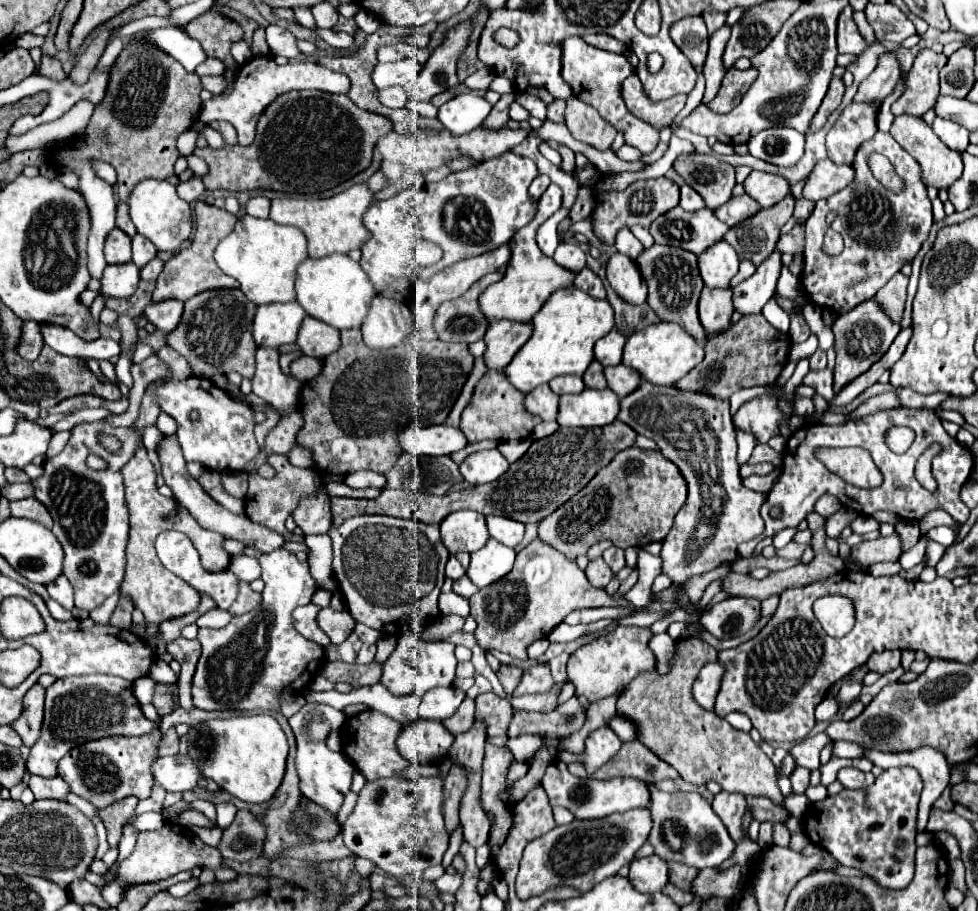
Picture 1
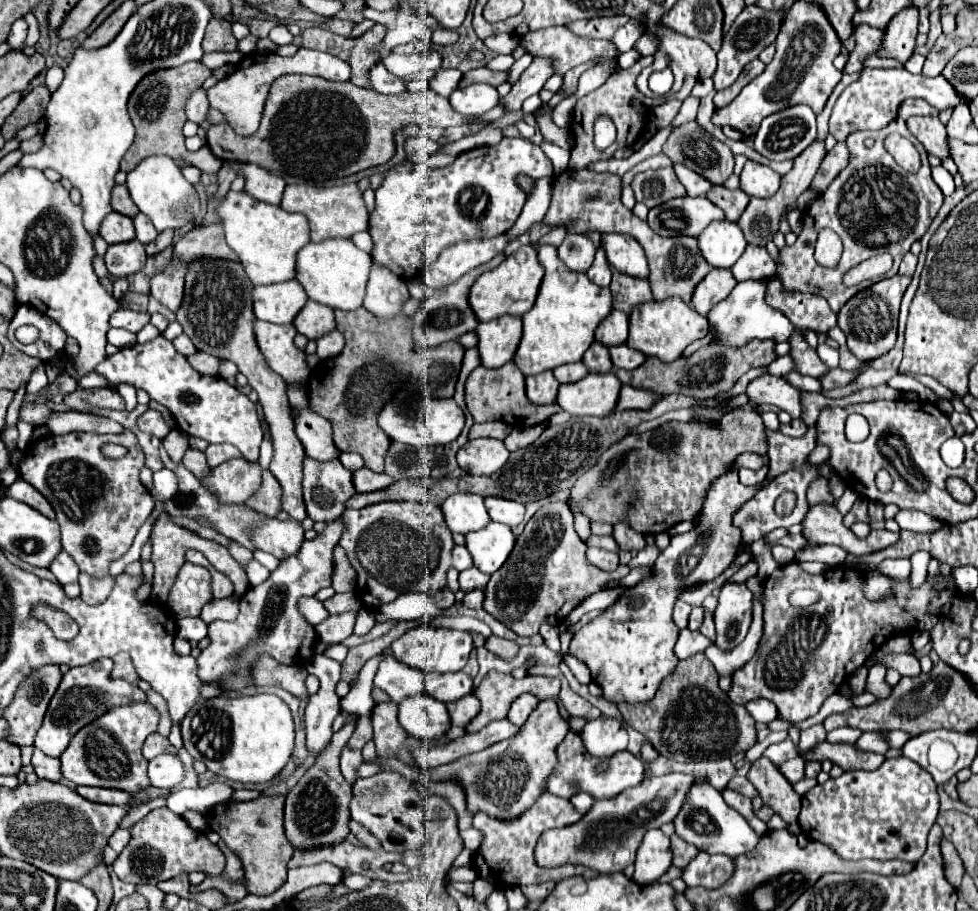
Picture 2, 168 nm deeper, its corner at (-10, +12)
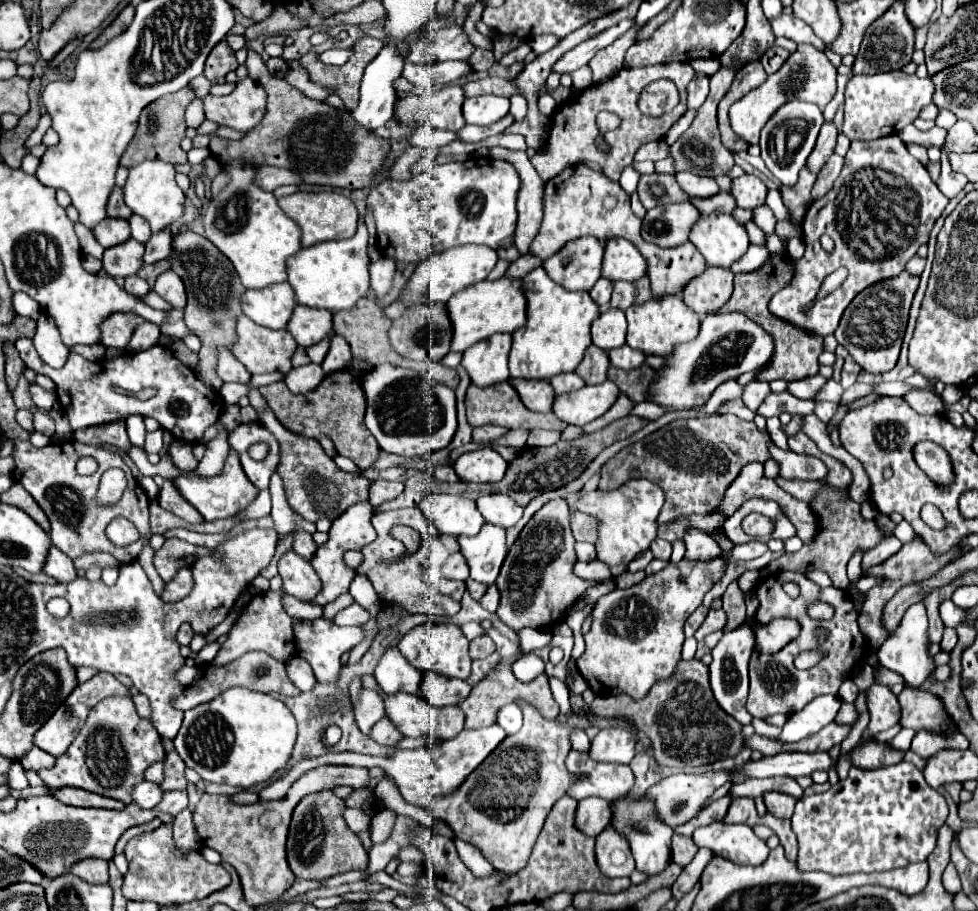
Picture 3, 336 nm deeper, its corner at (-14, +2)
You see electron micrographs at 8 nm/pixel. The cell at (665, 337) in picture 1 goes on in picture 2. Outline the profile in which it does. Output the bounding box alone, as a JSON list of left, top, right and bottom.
[626,298,708,362]

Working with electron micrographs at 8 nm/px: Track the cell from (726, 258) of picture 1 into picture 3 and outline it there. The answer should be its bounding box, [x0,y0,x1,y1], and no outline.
[690,212,748,268]

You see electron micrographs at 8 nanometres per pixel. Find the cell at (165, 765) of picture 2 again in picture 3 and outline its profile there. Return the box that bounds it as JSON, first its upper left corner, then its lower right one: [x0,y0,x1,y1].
[132,782,162,810]

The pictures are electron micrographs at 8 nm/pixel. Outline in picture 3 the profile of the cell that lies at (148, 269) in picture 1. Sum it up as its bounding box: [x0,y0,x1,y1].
[144,226,172,264]

